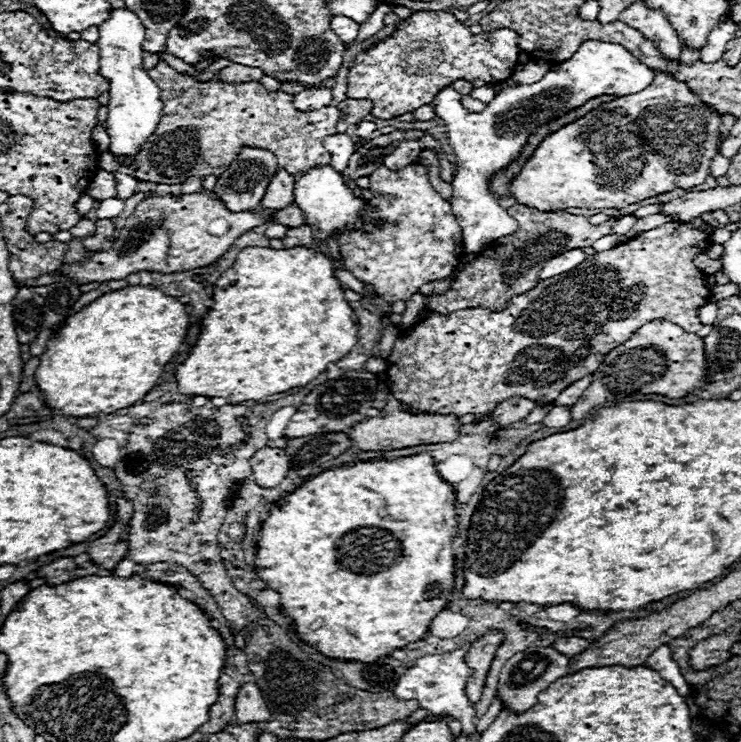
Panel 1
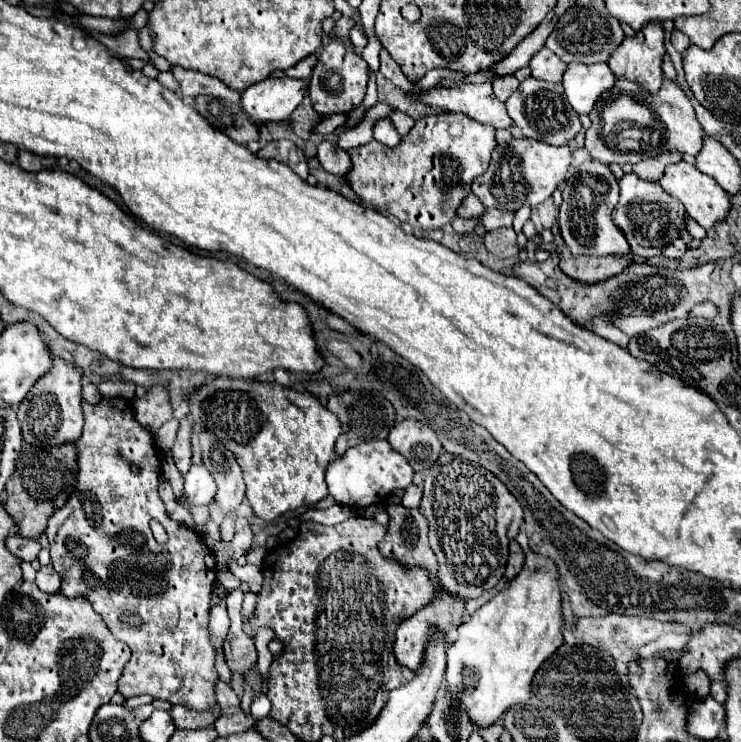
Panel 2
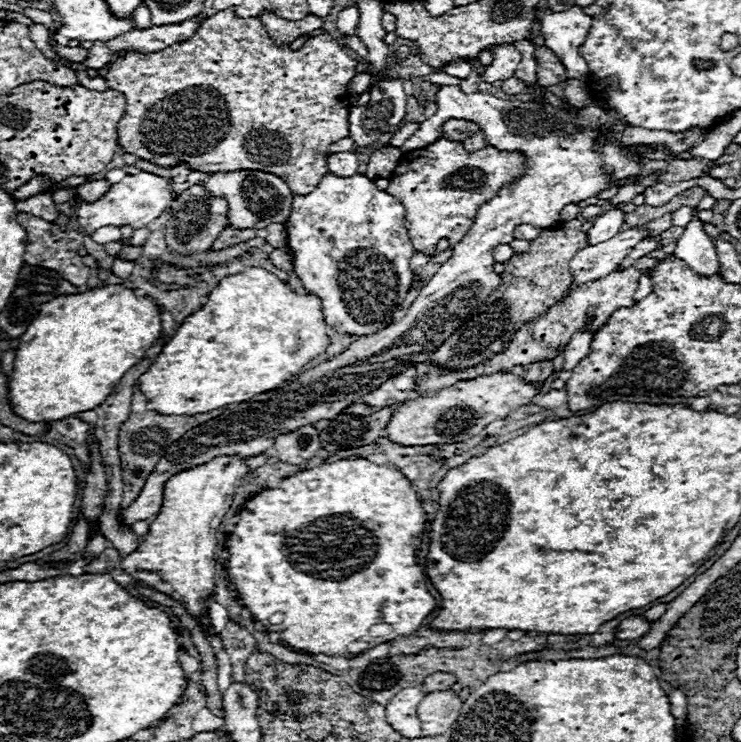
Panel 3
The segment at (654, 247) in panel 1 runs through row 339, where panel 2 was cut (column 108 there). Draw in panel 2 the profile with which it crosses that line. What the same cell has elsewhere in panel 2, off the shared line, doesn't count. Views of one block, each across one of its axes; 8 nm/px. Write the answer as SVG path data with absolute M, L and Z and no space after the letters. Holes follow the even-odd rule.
M102 398L100 404L92 406L88 402L82 402L82 408L84 408L84 430L82 430L82 440L76 442L78 446L78 492L70 496L70 502L58 510L58 514L54 514L54 518L50 518L48 522L48 528L46 528L46 536L48 536L48 542L50 542L50 556L52 556L52 568L60 574L62 578L62 586L60 586L60 594L66 596L66 598L86 598L92 608L102 616L102 620L106 622L108 630L112 632L114 638L122 640L124 644L128 644L128 648L132 650L132 656L118 680L118 694L122 694L124 698L132 698L132 696L142 696L142 694L150 694L152 698L158 698L158 700L168 700L172 706L180 704L180 706L186 706L190 710L196 710L196 712L206 712L210 708L214 708L218 704L216 700L216 682L218 682L218 674L216 674L216 668L214 668L214 662L216 662L216 650L214 650L214 642L212 642L212 634L208 630L208 616L210 616L210 594L214 590L214 584L216 584L216 560L214 560L214 554L212 550L204 544L204 540L192 532L192 528L186 528L186 526L180 526L176 522L170 520L168 512L166 512L166 506L164 502L160 500L160 494L158 494L158 482L160 482L160 474L162 474L162 464L160 464L160 452L158 448L152 444L152 438L148 436L148 432L136 422L134 418L134 412L132 412L132 406L130 402L122 400L122 398ZM112 400L112 402L108 402ZM130 464L136 464L138 468L138 474L132 472ZM156 520L160 522L166 532L168 532L168 542L166 544L158 544L150 532L150 522Z

